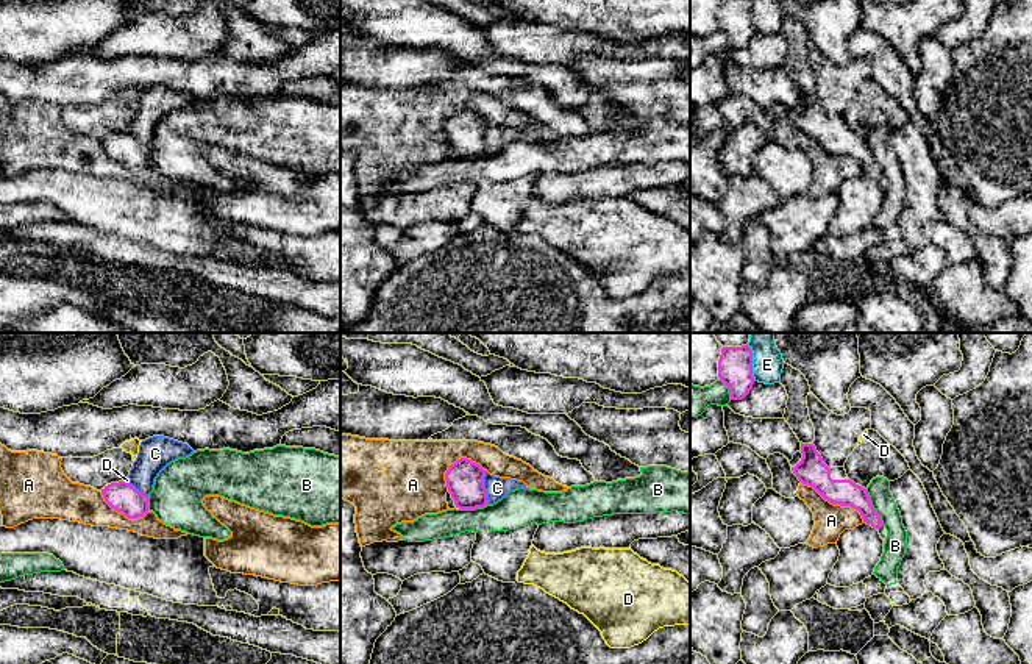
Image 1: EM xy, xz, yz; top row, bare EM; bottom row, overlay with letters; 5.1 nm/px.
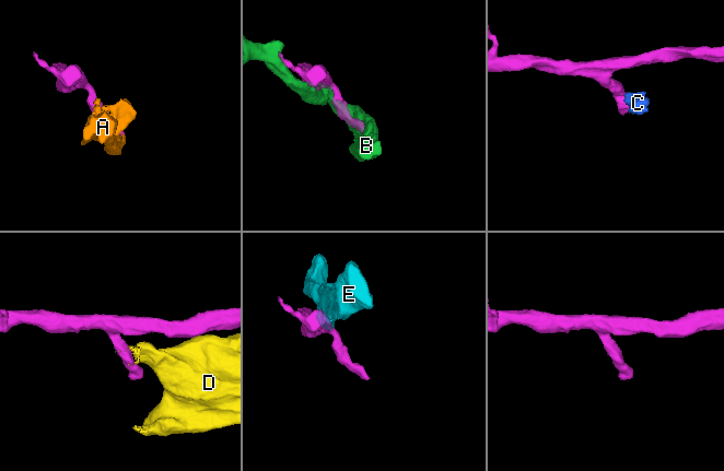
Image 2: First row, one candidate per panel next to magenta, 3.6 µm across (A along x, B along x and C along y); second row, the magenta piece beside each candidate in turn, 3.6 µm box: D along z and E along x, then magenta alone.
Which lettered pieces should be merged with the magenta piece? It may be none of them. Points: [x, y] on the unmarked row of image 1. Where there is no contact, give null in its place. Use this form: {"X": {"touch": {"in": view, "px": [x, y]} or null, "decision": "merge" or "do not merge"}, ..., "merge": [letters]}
{"A": {"touch": {"in": "yz", "px": [836, 153]}, "decision": "do not merge"}, "B": {"touch": {"in": "yz", "px": [873, 158]}, "decision": "do not merge"}, "C": {"touch": {"in": "xz", "px": [484, 138]}, "decision": "do not merge"}, "D": {"touch": {"in": "xy", "px": [125, 132]}, "decision": "do not merge"}, "E": {"touch": {"in": "yz", "px": [751, 16]}, "decision": "do not merge"}, "merge": []}

